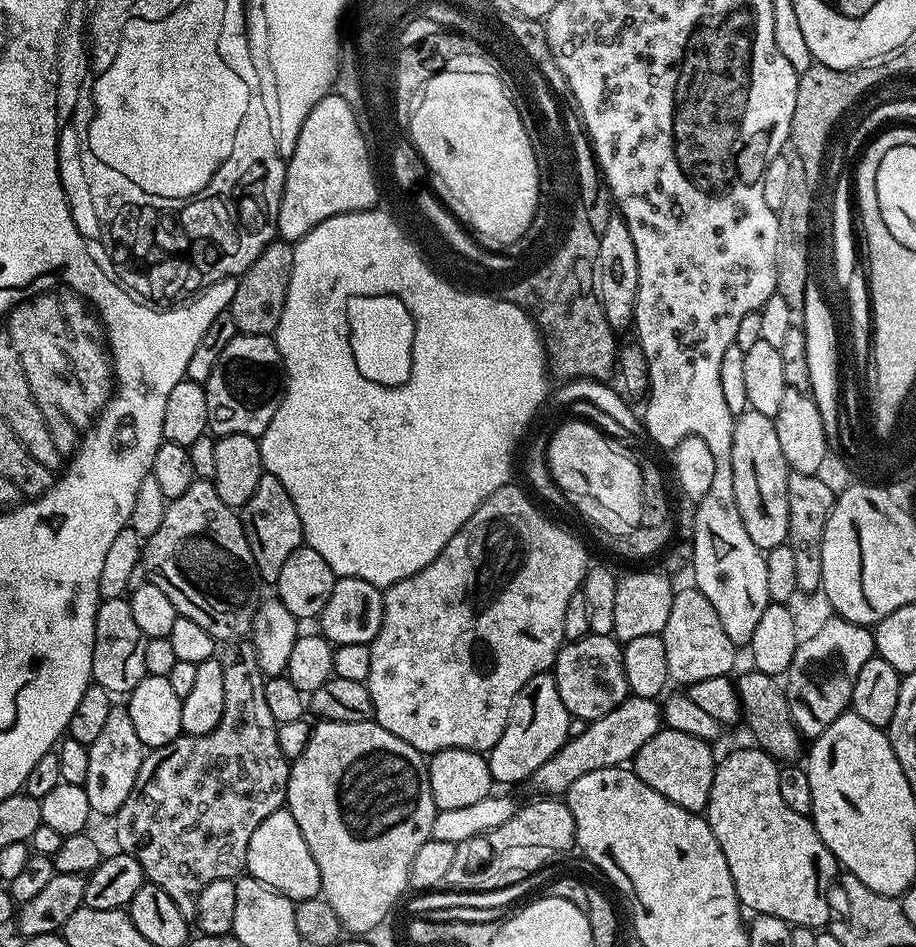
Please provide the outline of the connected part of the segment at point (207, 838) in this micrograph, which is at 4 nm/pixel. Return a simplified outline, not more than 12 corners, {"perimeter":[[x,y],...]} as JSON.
{"perimeter":[[251,639],[210,734],[145,755],[119,851],[190,922],[245,871],[290,761]]}

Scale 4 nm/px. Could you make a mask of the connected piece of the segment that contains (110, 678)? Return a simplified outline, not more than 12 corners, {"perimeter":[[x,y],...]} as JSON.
{"perimeter":[[101,600],[92,679],[127,694],[146,674],[128,600]]}

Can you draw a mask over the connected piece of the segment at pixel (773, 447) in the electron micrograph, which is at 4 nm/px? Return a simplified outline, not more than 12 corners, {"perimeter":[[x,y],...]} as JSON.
{"perimeter":[[735,417],[734,498],[750,542],[788,539],[773,417]]}

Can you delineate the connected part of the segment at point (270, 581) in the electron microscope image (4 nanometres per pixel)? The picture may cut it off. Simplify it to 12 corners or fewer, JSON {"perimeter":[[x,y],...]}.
{"perimeter":[[265,474],[242,519],[260,579],[275,585],[305,543],[286,486]]}

